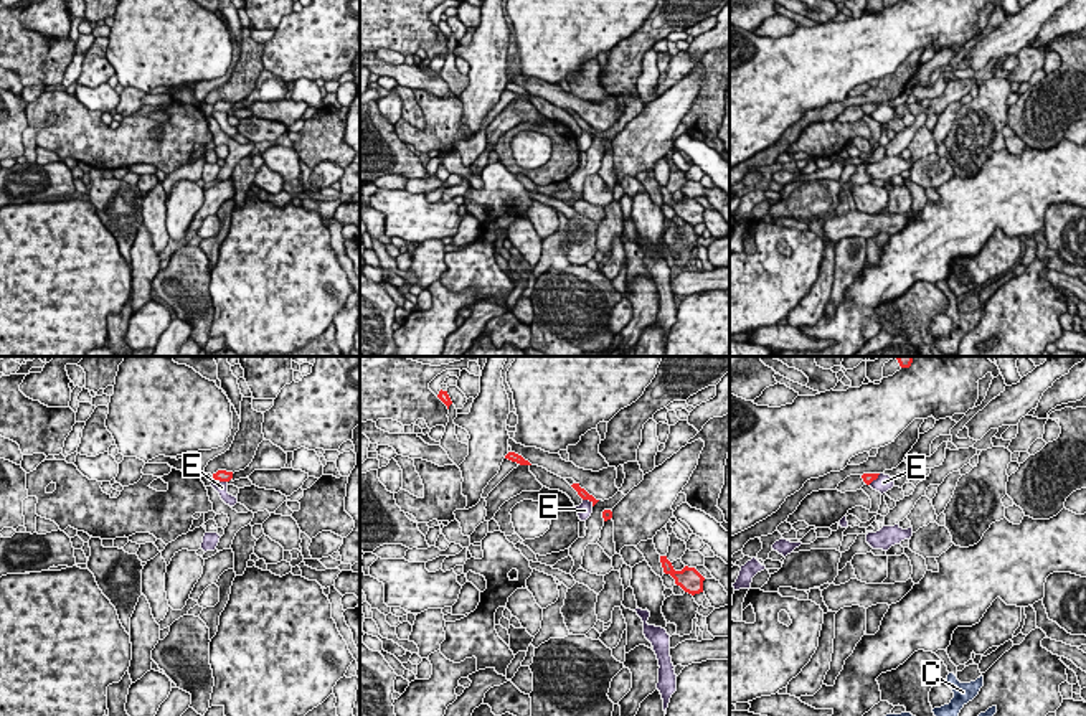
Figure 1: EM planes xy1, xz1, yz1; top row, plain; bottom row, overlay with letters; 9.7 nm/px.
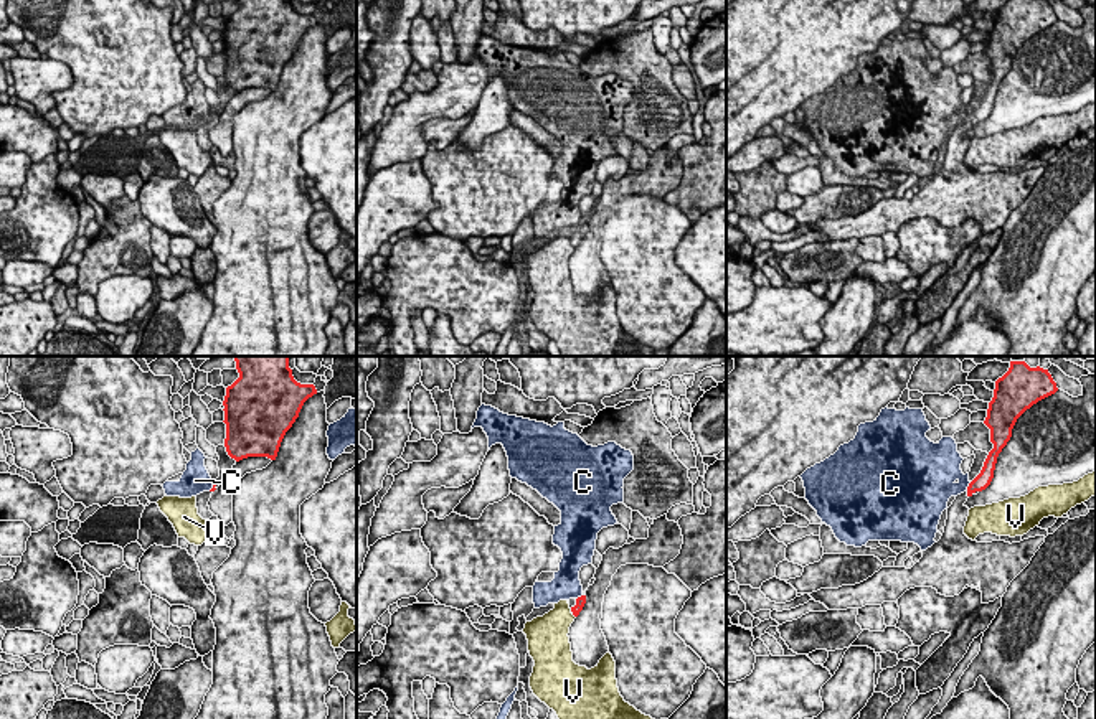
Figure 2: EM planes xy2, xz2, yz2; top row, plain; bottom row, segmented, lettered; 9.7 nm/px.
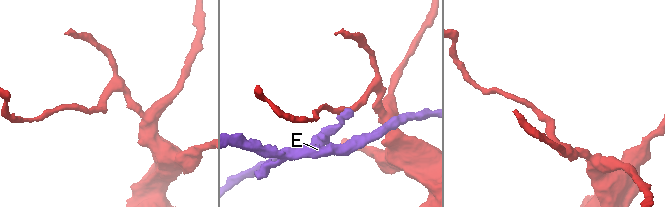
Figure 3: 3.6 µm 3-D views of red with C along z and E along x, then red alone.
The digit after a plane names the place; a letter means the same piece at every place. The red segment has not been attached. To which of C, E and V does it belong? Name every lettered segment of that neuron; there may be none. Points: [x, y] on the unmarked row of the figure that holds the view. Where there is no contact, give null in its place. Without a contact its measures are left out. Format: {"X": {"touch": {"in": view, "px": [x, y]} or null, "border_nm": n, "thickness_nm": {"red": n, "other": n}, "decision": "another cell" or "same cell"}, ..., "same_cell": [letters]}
{"C": {"touch": {"in": "yz2", "px": [968, 117]}, "border_nm": 110, "thickness_nm": {"red": 160, "other": 240}, "decision": "another cell"}, "E": {"touch": {"in": "xy1", "px": [220, 111]}, "border_nm": 150, "thickness_nm": {"red": 120, "other": 130}, "decision": "another cell"}, "V": {"touch": null, "decision": "another cell"}, "same_cell": []}

